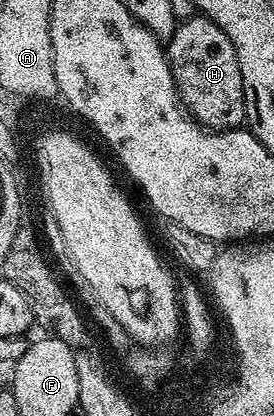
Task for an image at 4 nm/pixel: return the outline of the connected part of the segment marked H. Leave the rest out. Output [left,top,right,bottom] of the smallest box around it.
[167,16,246,130]

